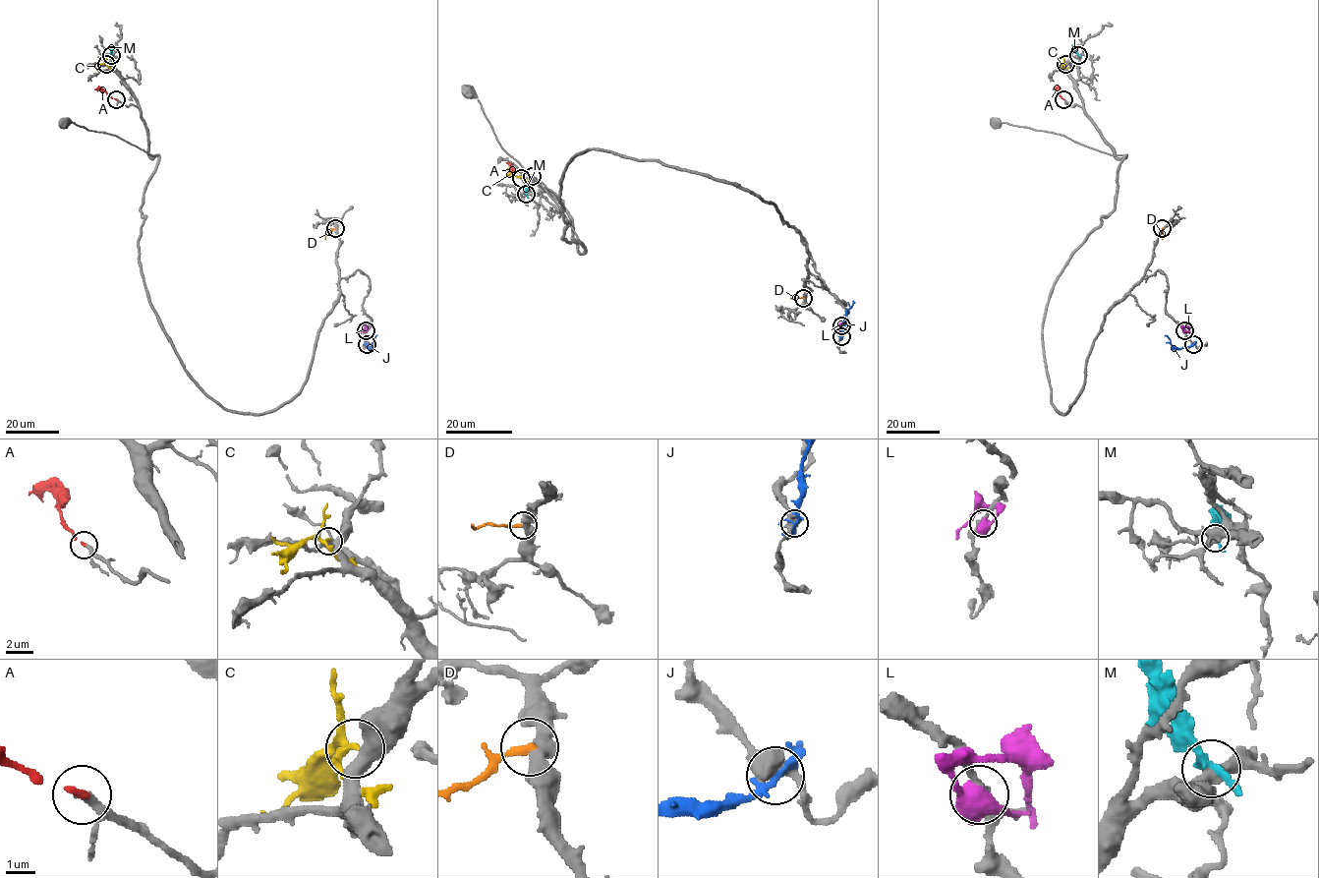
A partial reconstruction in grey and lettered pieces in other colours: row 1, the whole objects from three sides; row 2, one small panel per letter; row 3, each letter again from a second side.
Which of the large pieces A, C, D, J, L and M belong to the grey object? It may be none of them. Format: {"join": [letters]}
{"join": ["A"]}

